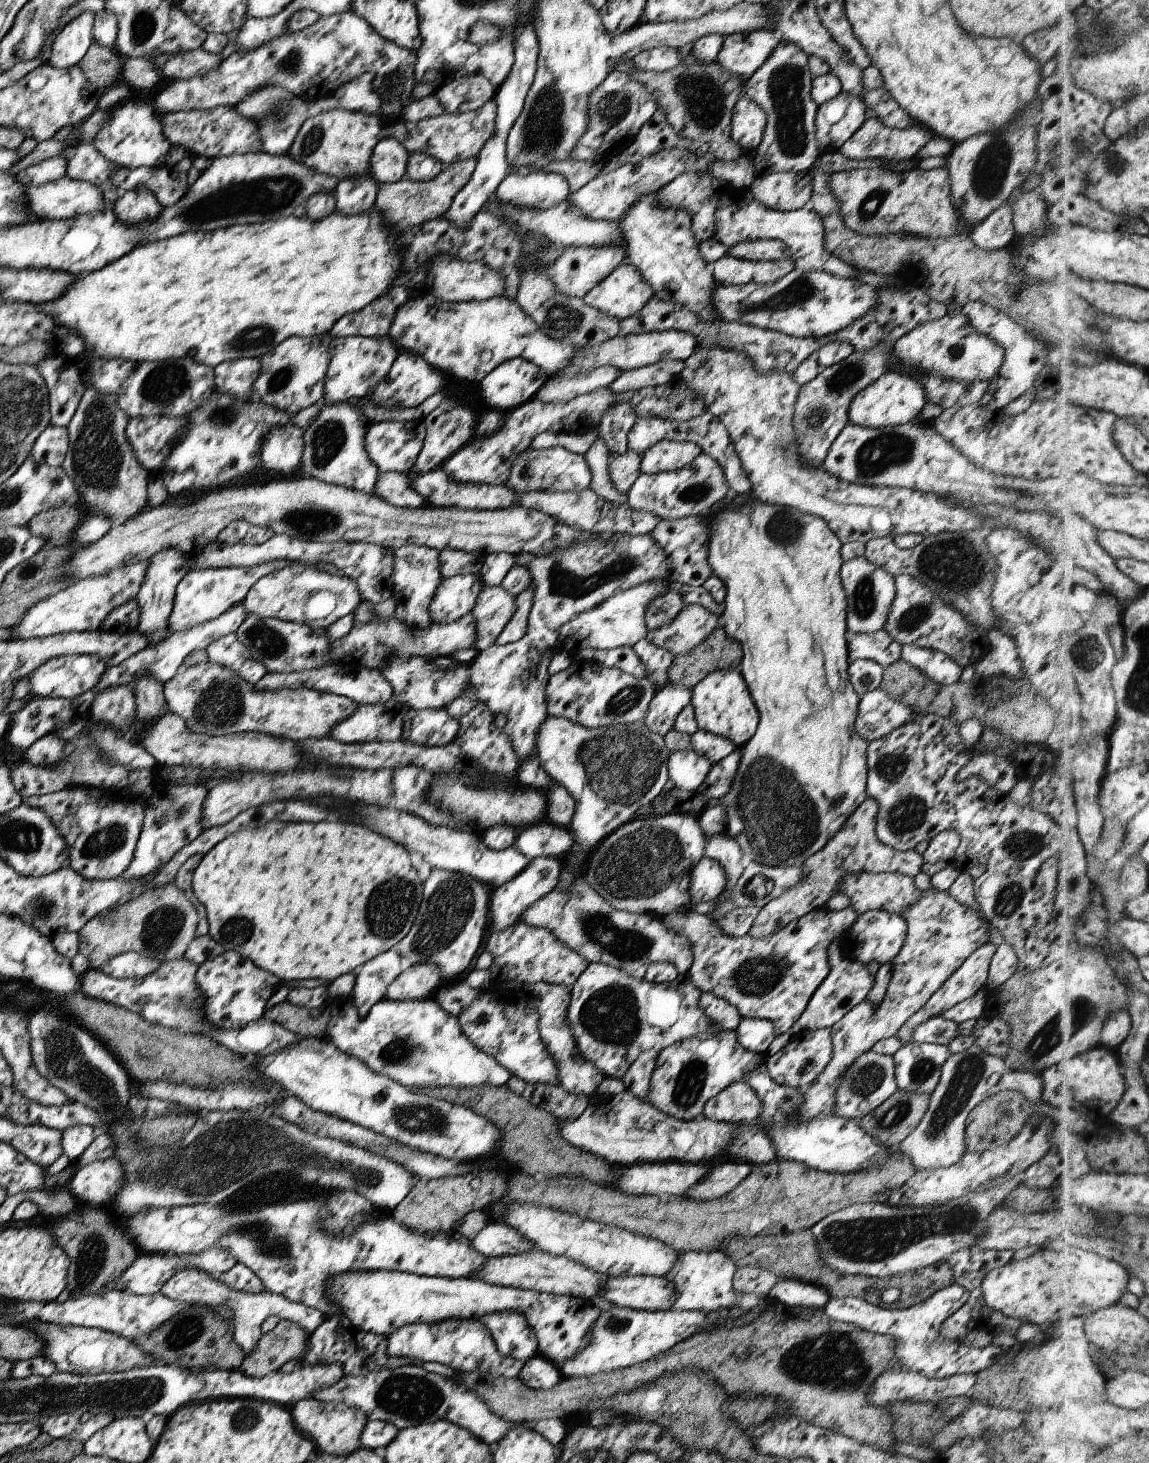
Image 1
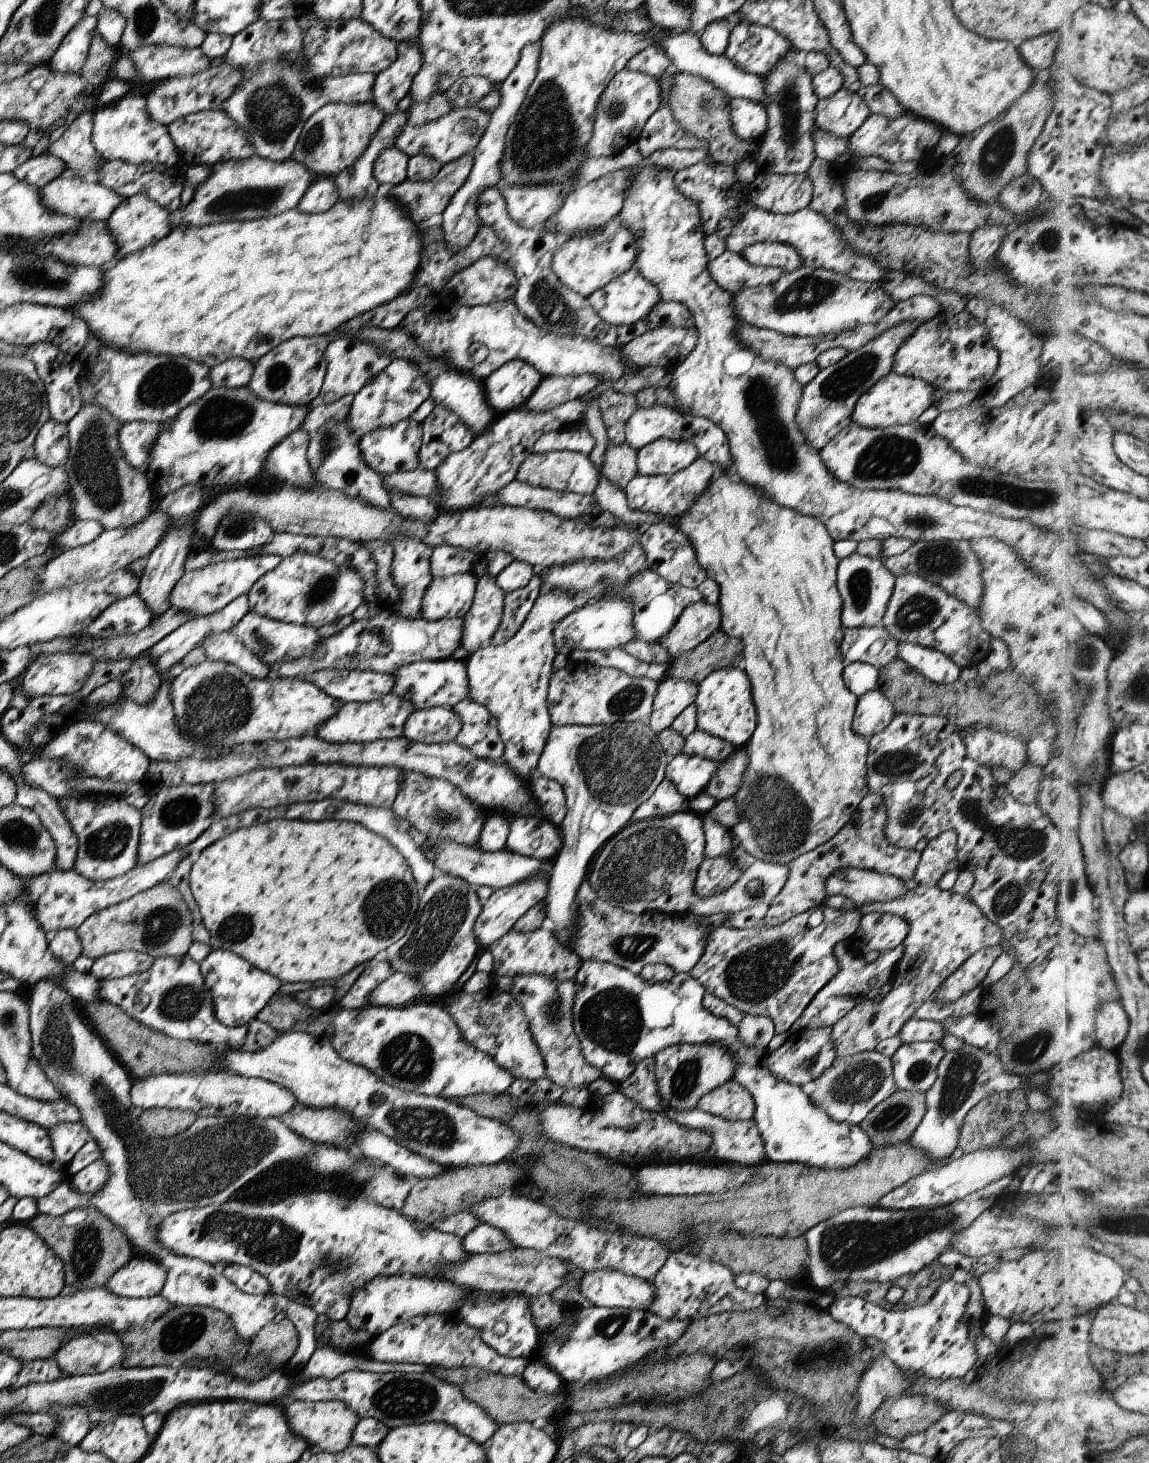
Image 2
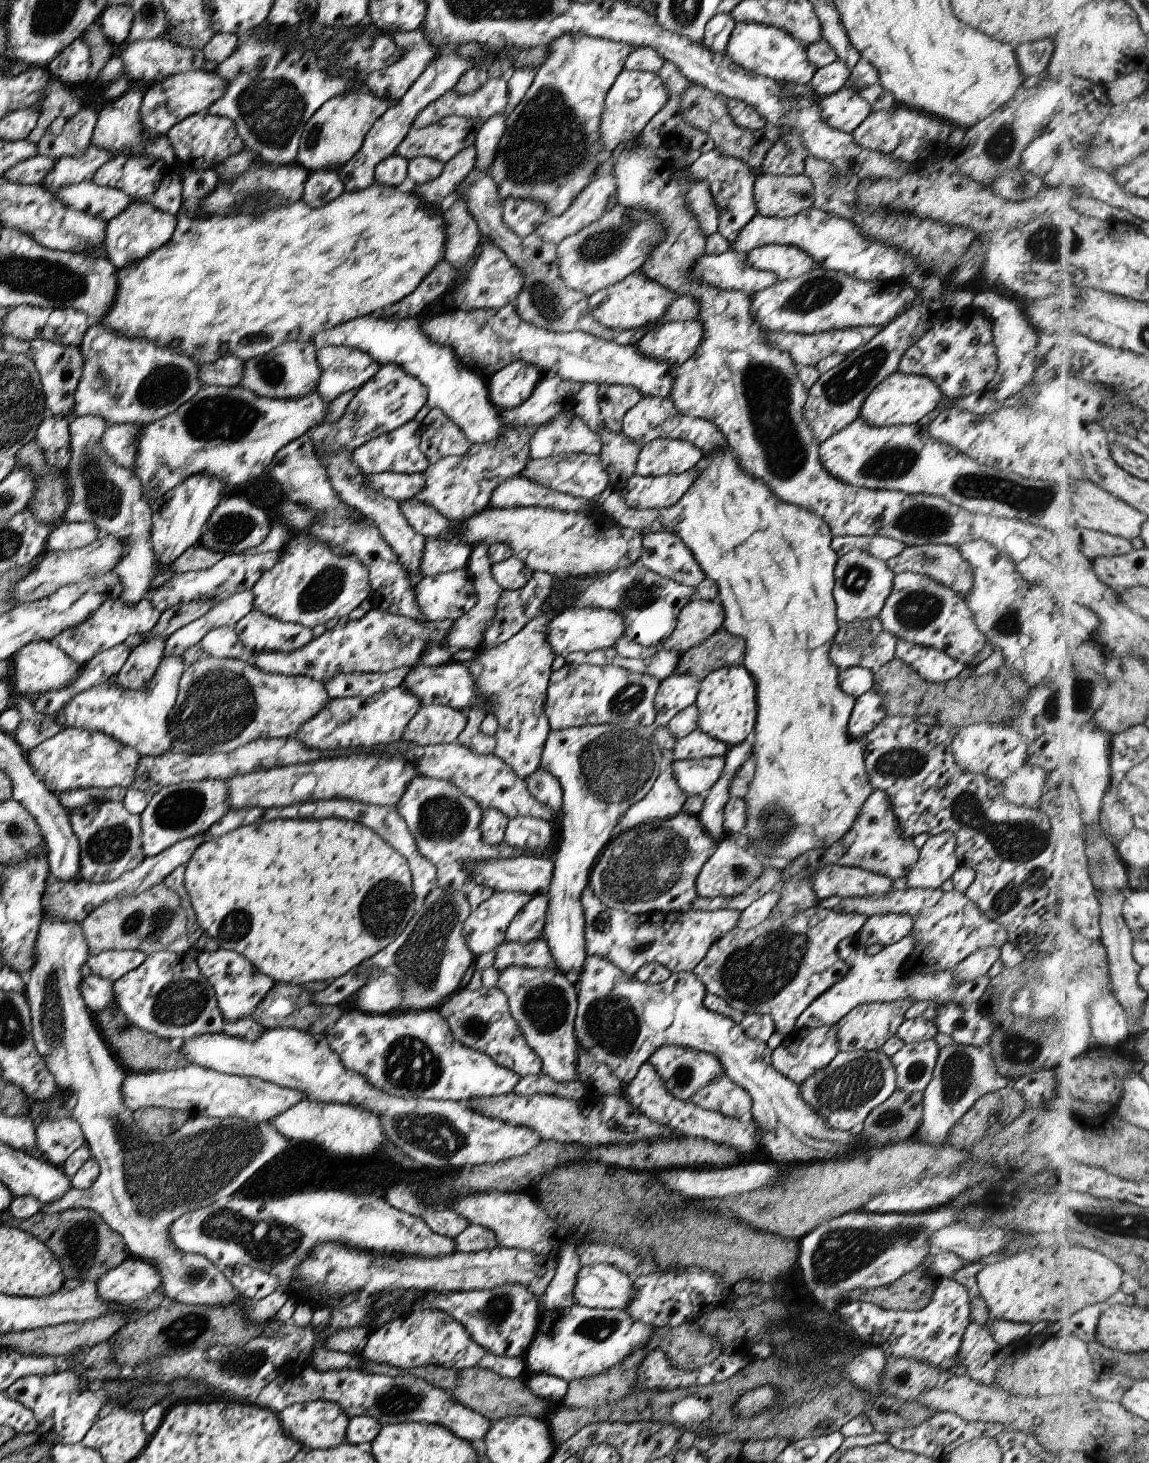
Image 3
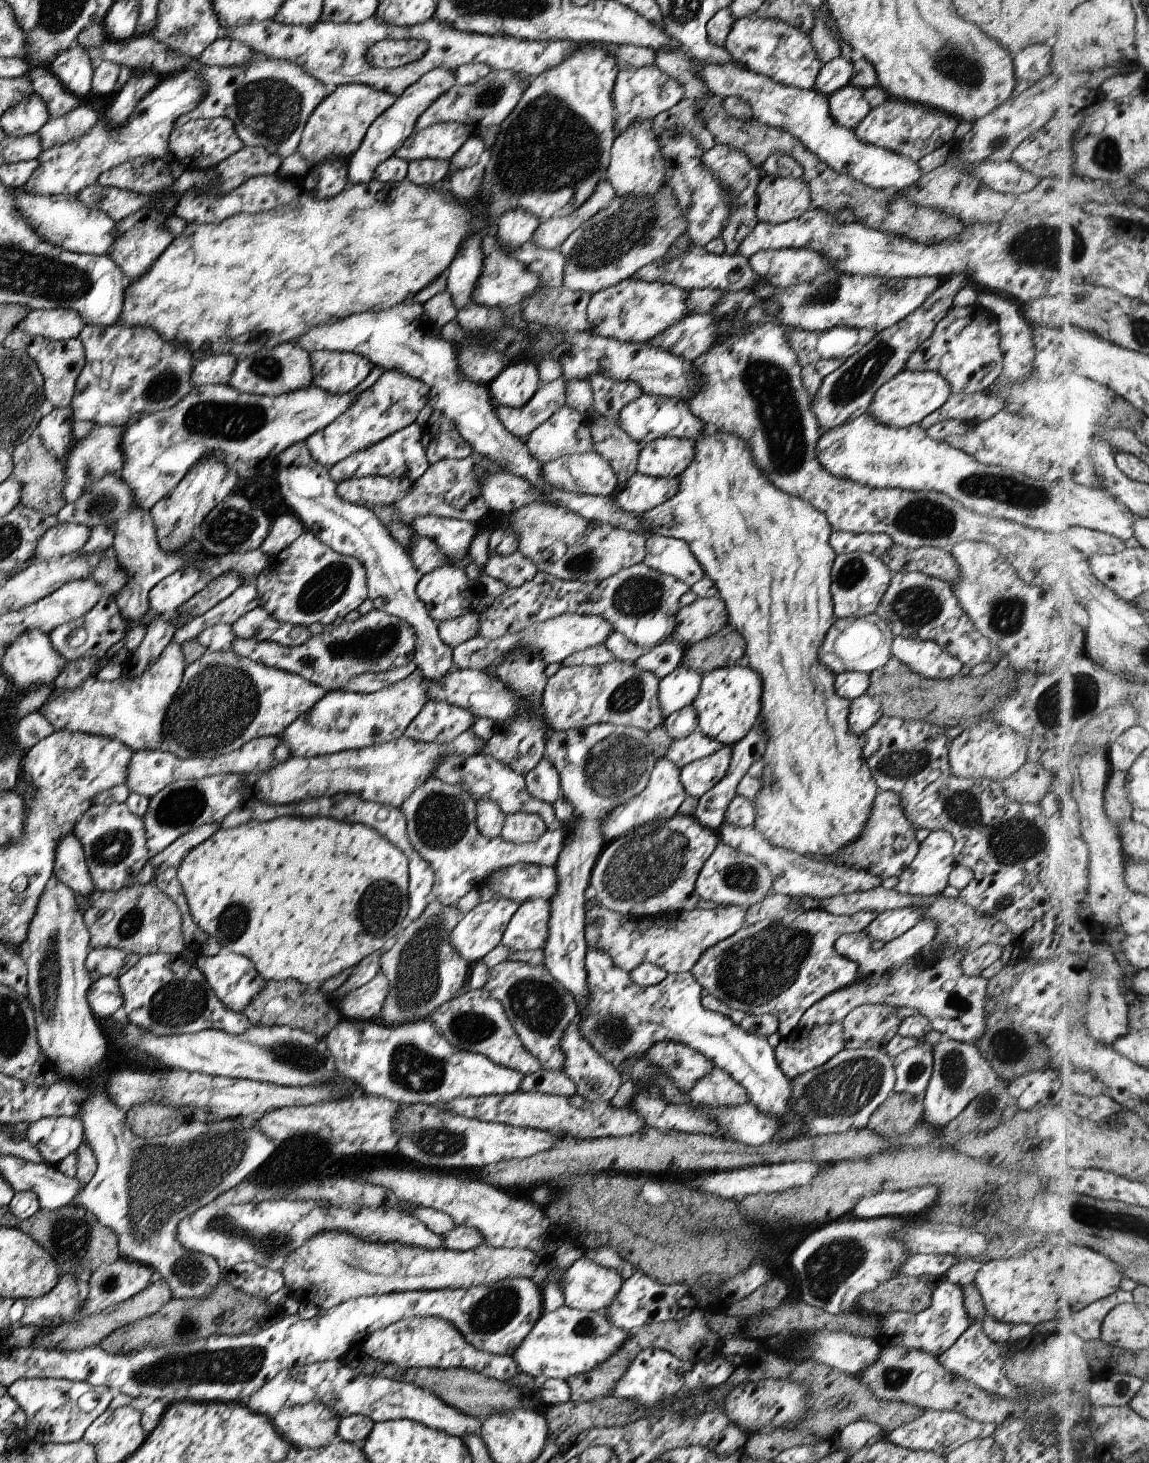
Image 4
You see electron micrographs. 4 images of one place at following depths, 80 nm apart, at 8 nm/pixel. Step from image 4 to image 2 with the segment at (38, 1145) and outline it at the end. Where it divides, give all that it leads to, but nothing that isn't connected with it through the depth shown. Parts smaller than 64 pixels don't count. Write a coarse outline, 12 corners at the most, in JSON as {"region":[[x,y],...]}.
{"region":[[81,1123],[47,1129],[54,1160],[66,1166],[89,1139]]}

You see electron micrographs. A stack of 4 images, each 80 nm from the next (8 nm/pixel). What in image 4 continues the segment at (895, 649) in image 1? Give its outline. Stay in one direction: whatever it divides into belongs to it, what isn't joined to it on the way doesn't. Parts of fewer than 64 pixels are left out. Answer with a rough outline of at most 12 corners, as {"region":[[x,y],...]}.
{"region":[[874,612],[837,619],[817,650],[833,674],[869,674],[893,638]]}

